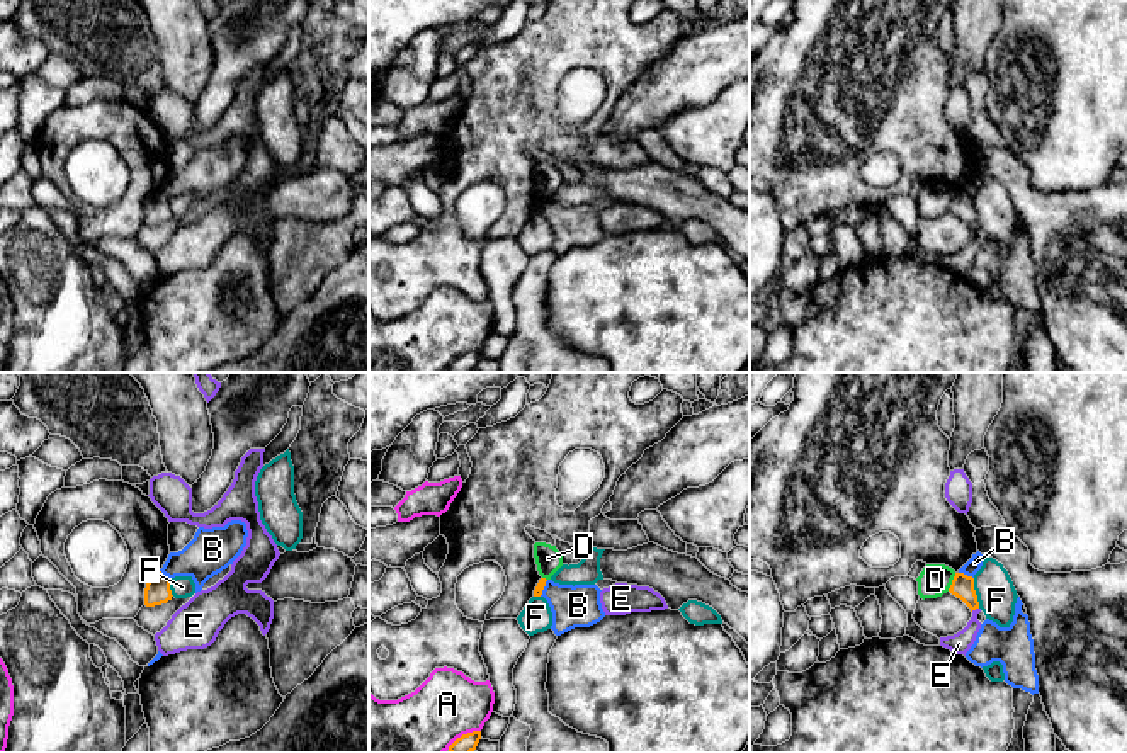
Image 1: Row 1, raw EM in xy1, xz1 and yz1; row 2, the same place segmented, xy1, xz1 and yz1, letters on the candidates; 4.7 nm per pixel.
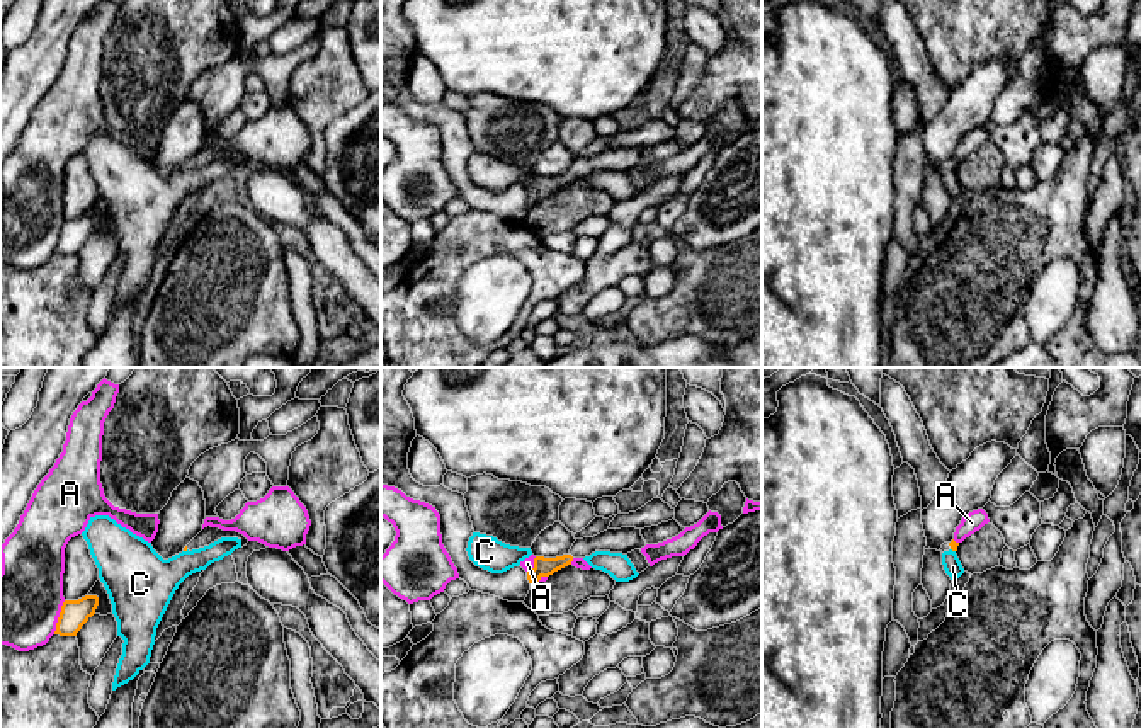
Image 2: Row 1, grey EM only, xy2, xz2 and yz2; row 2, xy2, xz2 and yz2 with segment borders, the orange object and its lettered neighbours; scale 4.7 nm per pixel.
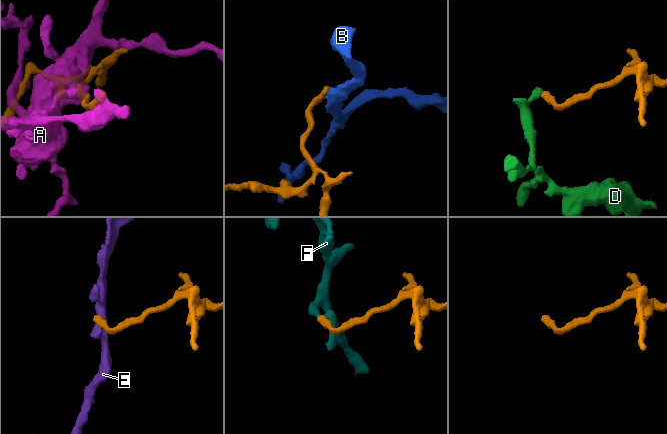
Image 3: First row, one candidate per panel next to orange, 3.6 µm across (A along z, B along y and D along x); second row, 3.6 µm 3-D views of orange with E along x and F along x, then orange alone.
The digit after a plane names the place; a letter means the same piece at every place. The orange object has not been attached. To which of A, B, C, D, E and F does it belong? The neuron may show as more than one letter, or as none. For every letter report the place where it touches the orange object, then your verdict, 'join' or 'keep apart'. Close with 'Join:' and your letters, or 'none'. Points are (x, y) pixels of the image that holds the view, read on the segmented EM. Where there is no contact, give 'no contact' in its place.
A: meets orange in xy2 at (58, 618); keep apart
B: meets orange in yz1 at (966, 575); keep apart
C: meets orange in yz2 at (953, 550); keep apart
D: meets orange in yz1 at (952, 582); keep apart
E: meets orange in yz1 at (974, 609); keep apart
F: meets orange in yz1 at (974, 594); keep apart
Join: none

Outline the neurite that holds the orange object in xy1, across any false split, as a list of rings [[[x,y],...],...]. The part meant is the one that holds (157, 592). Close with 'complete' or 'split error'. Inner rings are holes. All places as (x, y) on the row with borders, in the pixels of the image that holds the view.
[[[161,571],[155,573],[144,588],[144,605],[155,607],[172,600],[170,578]]] | complete

